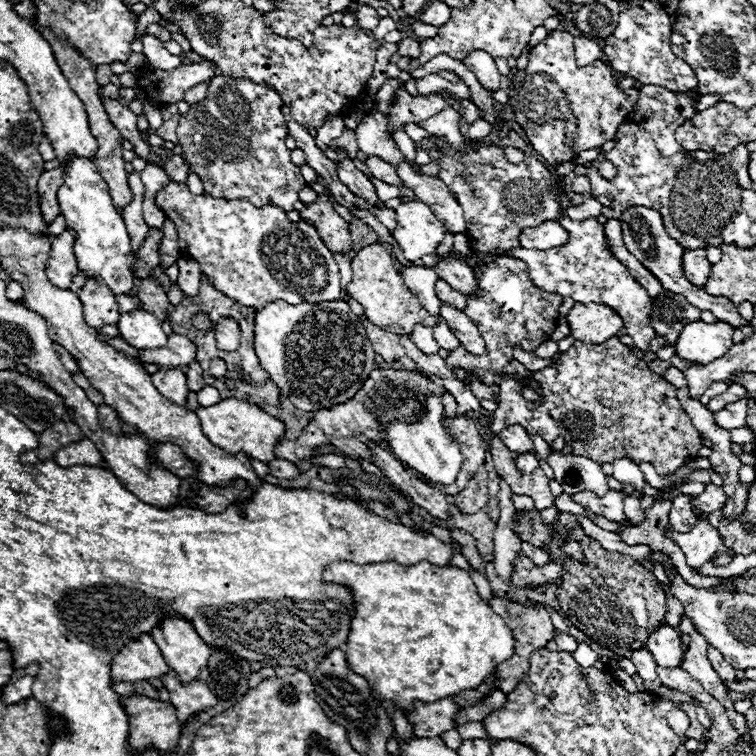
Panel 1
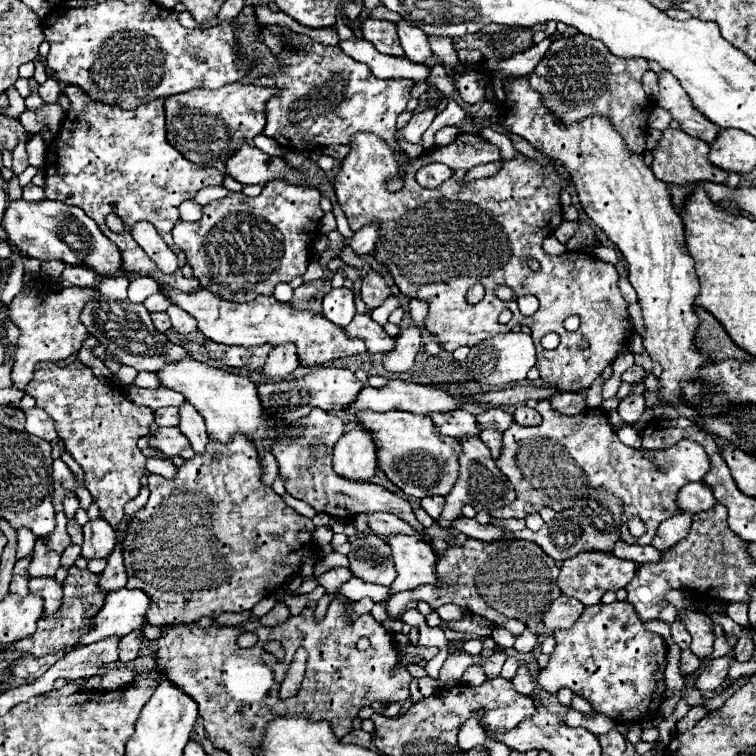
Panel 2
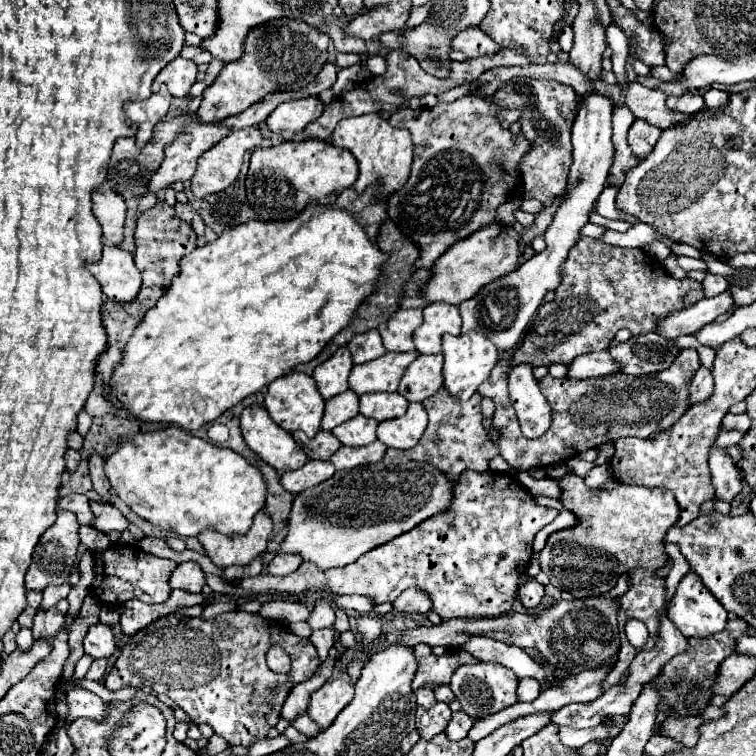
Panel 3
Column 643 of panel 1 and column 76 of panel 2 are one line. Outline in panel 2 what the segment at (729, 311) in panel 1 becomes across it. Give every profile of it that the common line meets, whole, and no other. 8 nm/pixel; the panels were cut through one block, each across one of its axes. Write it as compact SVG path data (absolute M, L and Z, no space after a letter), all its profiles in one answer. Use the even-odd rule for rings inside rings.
M14 200L4 210L2 228L8 238L18 246L20 252L34 256L38 260L62 260L66 264L88 264L98 274L120 276L124 270L120 268L120 252L116 246L98 230L96 222L84 214L78 206L68 206L56 200Z

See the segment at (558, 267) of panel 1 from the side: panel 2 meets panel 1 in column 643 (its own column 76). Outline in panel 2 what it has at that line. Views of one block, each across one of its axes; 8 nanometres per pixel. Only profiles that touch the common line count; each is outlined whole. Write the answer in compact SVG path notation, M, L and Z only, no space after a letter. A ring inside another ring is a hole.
M36 284L28 292L20 292L8 304L10 320L20 328L20 340L16 350L16 360L12 366L12 380L16 388L26 388L32 380L34 366L38 362L56 362L78 352L84 340L90 336L86 326L80 322L82 308L96 300L96 288L62 288L56 290L50 284Z

